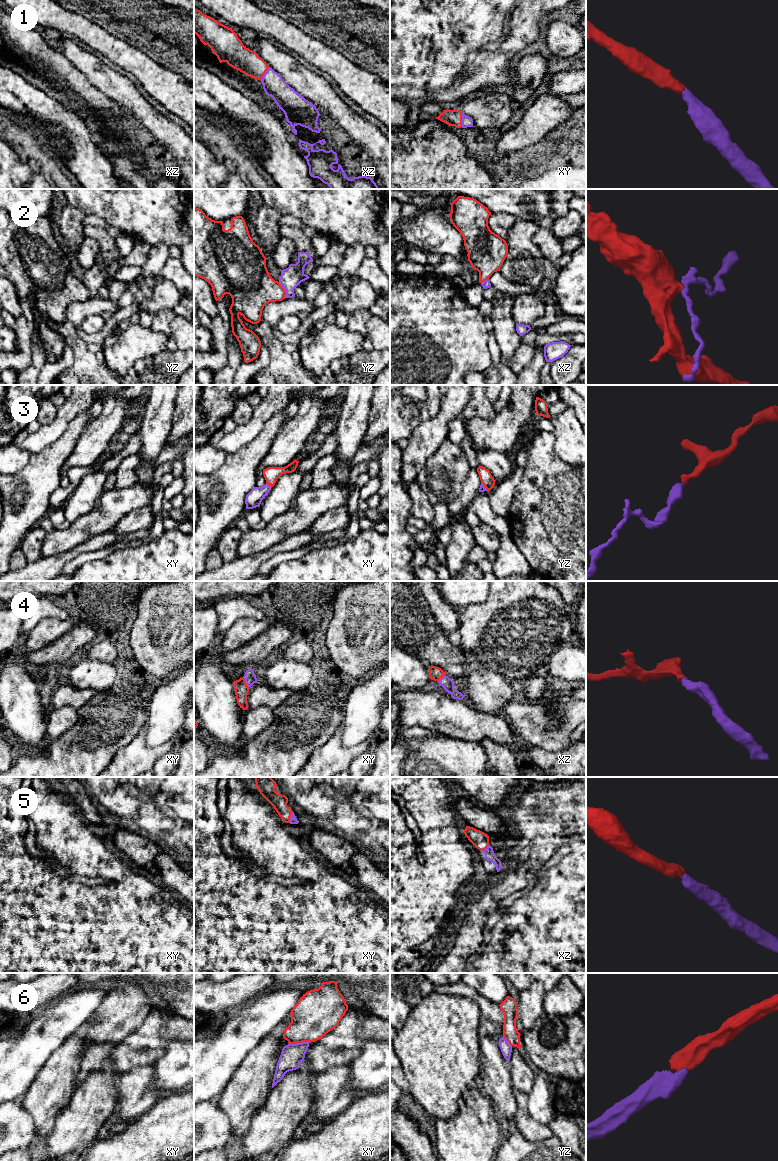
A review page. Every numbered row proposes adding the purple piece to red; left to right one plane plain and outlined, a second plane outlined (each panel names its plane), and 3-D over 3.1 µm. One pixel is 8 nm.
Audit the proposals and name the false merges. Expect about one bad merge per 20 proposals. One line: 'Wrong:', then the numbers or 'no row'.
Wrong: 2

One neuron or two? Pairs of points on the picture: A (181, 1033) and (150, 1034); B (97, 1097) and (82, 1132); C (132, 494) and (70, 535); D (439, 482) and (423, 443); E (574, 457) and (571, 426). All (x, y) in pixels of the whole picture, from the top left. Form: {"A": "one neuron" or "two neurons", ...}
{"A": "two neurons", "B": "one neuron", "C": "one neuron", "D": "two neurons", "E": "one neuron"}

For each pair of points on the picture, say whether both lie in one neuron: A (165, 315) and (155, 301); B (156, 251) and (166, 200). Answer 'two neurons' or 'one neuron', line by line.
A: two neurons
B: two neurons

